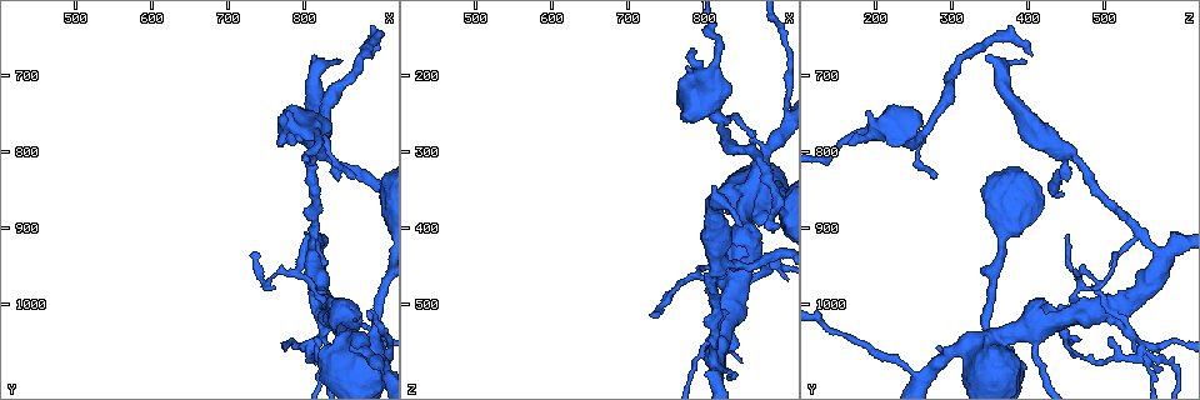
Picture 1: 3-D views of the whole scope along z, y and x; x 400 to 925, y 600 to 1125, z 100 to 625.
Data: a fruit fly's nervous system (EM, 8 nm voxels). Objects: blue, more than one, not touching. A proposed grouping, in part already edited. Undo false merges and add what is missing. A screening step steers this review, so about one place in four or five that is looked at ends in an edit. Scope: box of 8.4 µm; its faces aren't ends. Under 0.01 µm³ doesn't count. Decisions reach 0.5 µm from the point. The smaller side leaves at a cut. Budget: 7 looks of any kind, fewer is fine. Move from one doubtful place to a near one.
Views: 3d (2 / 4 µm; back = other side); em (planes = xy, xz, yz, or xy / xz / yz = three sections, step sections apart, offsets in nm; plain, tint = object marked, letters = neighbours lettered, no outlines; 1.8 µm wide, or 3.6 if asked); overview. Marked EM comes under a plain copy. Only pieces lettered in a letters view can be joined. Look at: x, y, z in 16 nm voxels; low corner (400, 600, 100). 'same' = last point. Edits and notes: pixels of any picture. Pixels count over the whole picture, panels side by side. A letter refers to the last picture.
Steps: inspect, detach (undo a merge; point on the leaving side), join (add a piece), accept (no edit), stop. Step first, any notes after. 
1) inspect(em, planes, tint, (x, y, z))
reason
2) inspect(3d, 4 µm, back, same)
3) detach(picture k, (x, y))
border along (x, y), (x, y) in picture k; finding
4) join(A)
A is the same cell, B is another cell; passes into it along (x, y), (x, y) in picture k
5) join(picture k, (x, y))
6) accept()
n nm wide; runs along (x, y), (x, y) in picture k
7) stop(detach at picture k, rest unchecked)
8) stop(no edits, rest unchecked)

inspect(3d, 2 µm, (805, 905, 450))
thin end

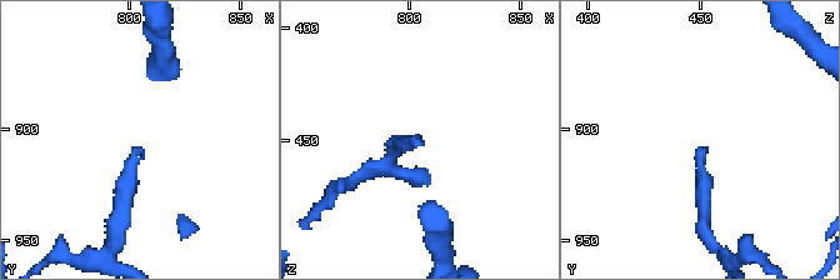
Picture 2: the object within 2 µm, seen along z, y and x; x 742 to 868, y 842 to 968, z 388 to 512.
inspect(em, yz, step 16, letters, (803, 907, 451))

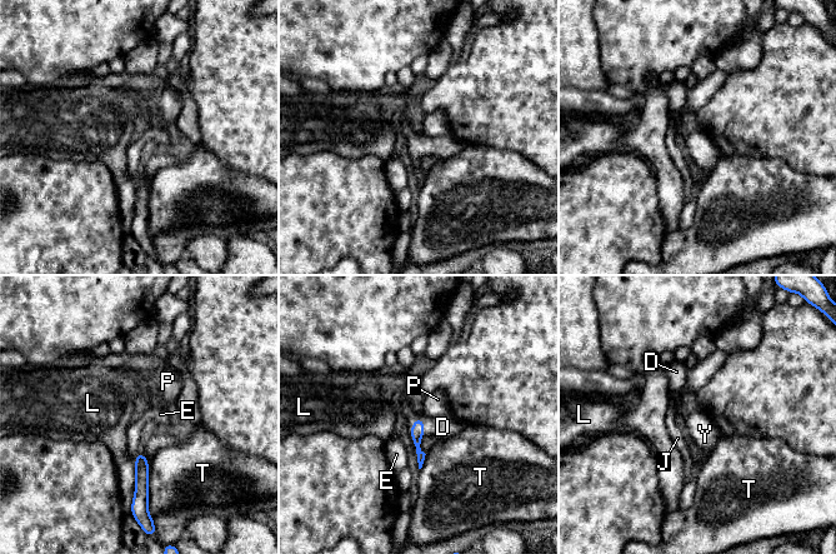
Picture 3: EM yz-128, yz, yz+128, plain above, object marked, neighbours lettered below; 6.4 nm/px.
inspect(em, planes, letters, same)

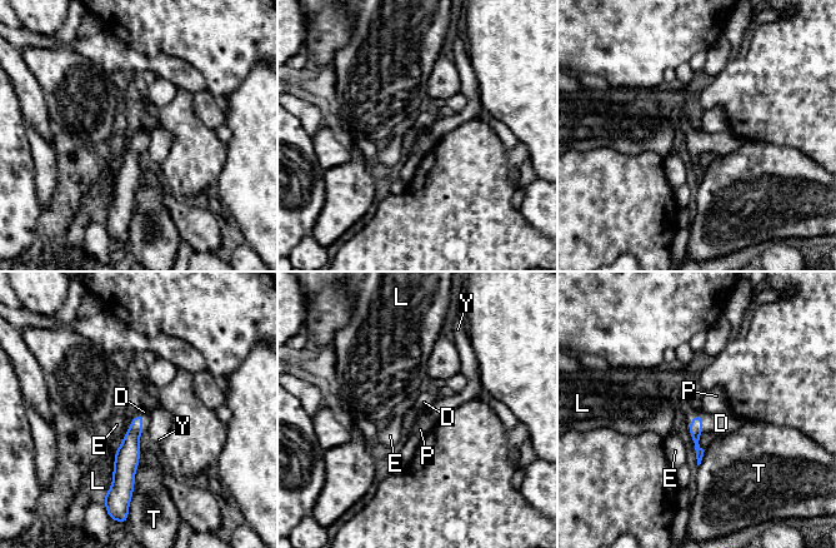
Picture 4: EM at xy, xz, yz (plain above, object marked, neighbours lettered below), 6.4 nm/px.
accept()
D, E, L, P, T and Y are other cells; border along (138, 413), (145, 418), (140, 433) in picture 4; no lettered piece goes on from it

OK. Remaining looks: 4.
inspect(em, yz, step 16, letters, (790, 790, 165))

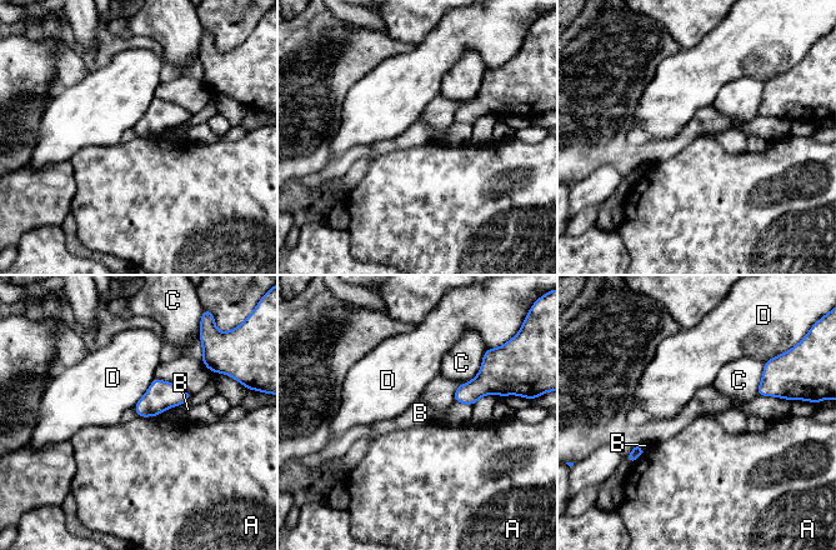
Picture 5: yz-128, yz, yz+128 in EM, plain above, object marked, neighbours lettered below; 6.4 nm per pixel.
inspect(em, planes, letters, same)
cut it another way

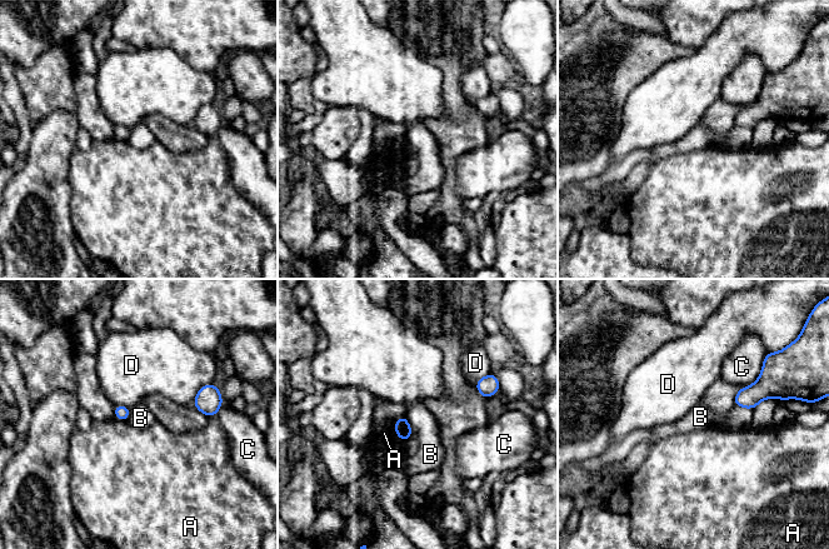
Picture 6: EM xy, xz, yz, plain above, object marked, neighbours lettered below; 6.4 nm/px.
accept()
C touches over 220 nm; A, B, C and D are other cells; none of them fits

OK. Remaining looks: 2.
stop(no edits, rest unchecked)

